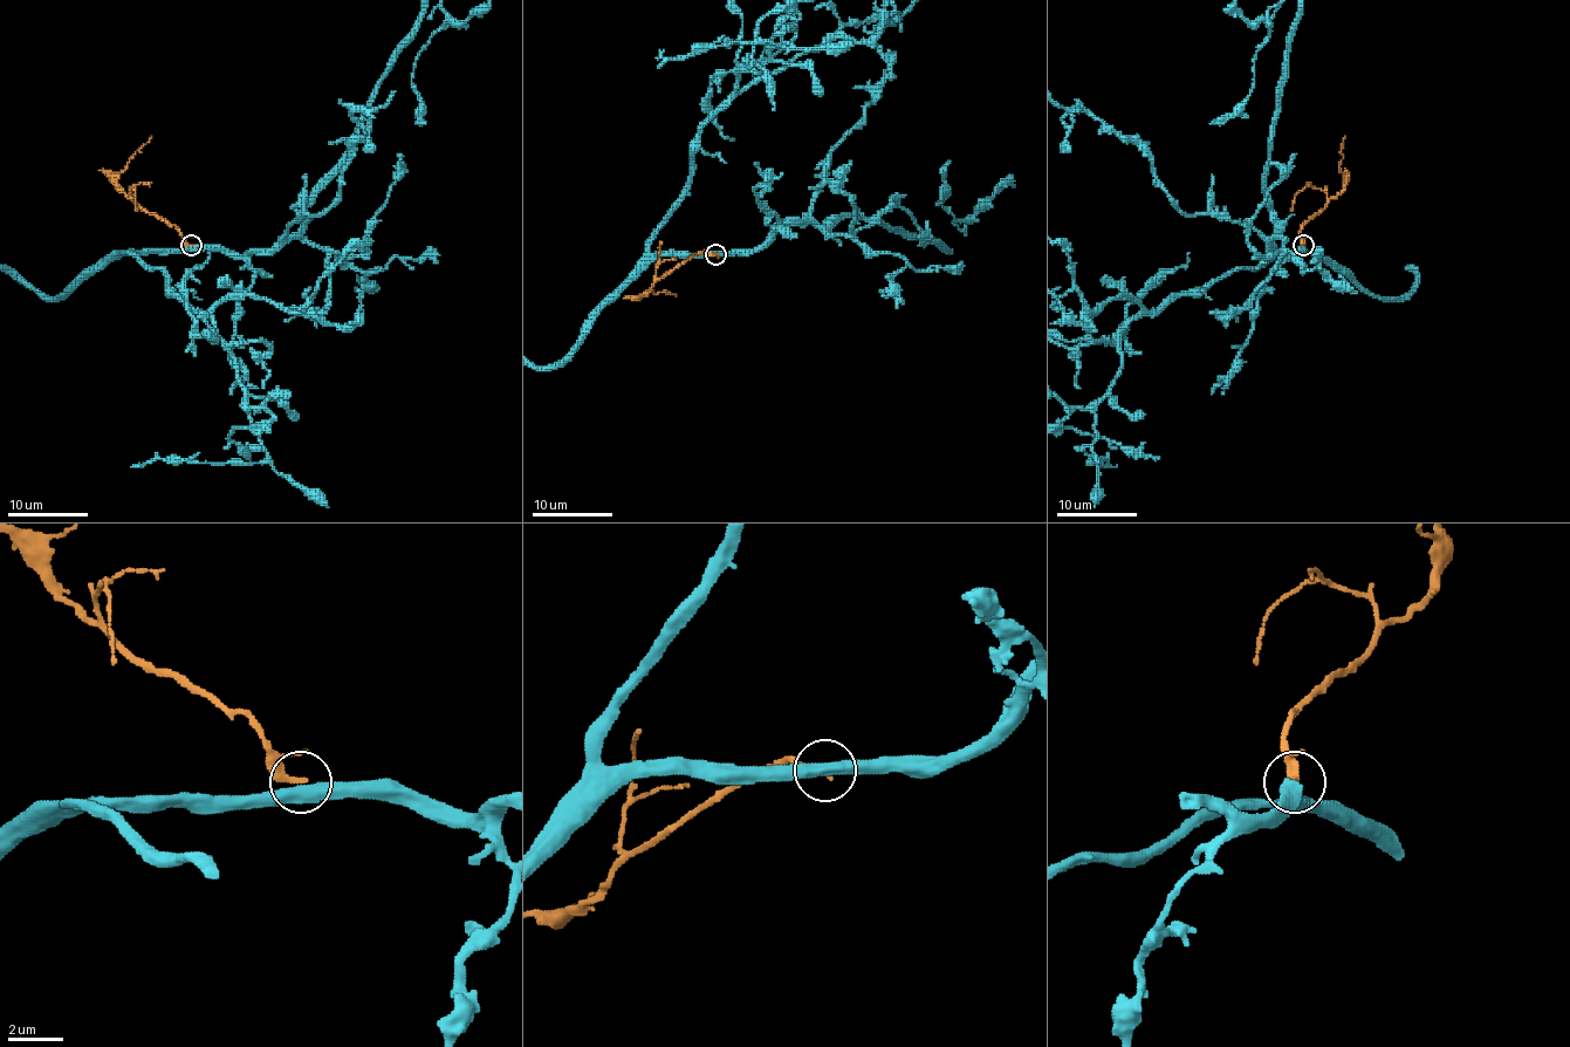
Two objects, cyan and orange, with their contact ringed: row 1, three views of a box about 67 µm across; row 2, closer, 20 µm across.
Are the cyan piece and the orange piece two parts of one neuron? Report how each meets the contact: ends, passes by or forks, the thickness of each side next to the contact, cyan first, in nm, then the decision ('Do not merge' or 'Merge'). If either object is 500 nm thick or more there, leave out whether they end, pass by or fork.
At the ring cyan passes by. At the ring orange ends. Thickness 440 nm (cyan) against 280 nm. Do not merge

